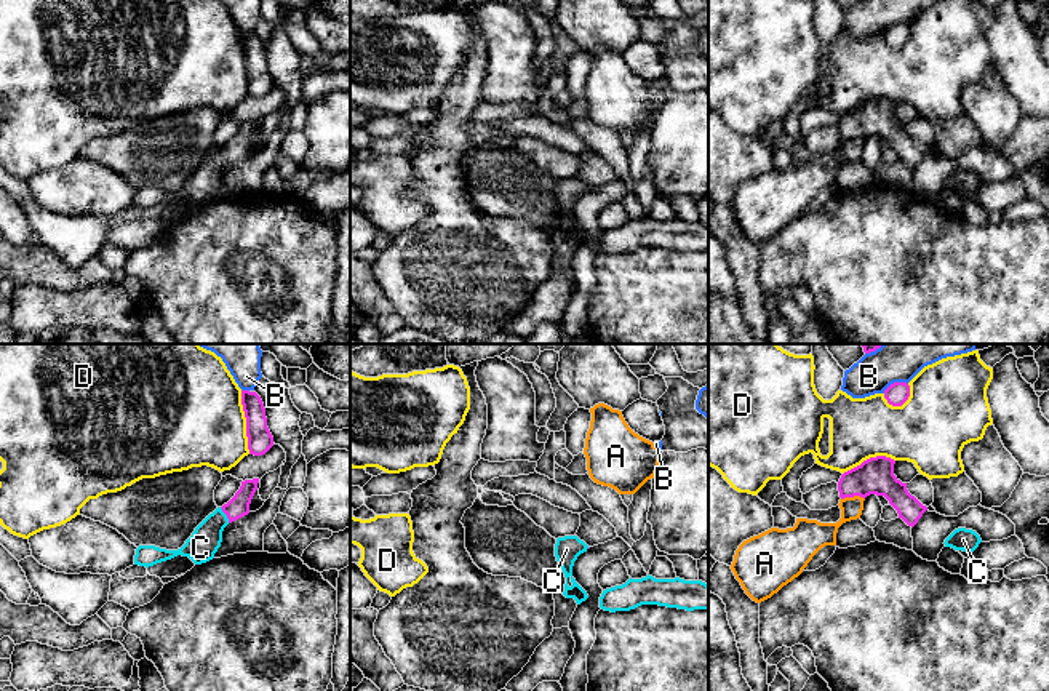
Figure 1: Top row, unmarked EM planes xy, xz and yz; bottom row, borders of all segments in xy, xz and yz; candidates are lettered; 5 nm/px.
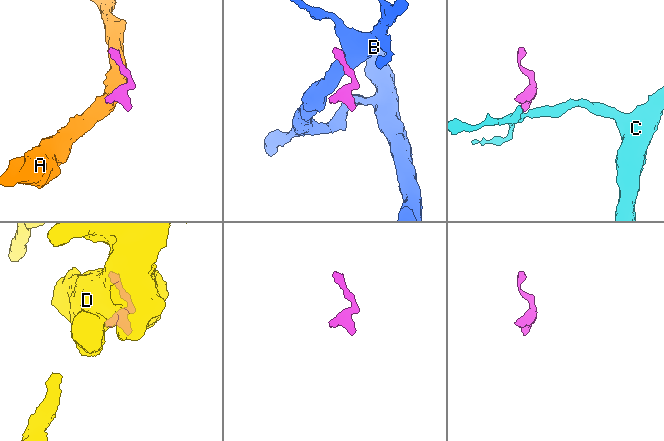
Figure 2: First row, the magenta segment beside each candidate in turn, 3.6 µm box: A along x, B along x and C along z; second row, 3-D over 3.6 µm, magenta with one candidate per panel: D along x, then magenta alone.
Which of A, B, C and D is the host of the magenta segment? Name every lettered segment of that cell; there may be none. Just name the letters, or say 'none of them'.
C

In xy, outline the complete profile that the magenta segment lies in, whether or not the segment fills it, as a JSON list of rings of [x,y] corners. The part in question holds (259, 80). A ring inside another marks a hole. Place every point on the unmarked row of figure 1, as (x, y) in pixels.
[[[241,32],[241,46],[246,59],[249,96],[262,98],[273,88],[273,78],[267,69],[264,45],[256,34]]]

